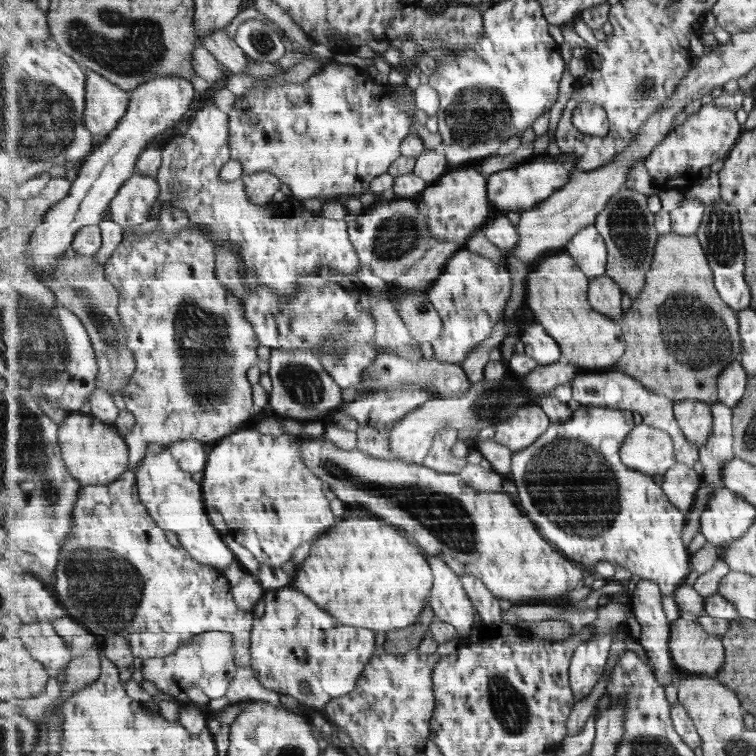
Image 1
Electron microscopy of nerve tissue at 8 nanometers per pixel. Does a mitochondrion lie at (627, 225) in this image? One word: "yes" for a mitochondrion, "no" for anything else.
yes

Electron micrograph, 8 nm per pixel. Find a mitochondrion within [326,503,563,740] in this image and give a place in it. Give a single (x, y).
(510, 710)

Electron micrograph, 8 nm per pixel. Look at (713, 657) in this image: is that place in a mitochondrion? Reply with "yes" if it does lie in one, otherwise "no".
no

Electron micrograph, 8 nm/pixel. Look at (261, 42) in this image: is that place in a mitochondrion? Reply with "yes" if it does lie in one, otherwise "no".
yes

